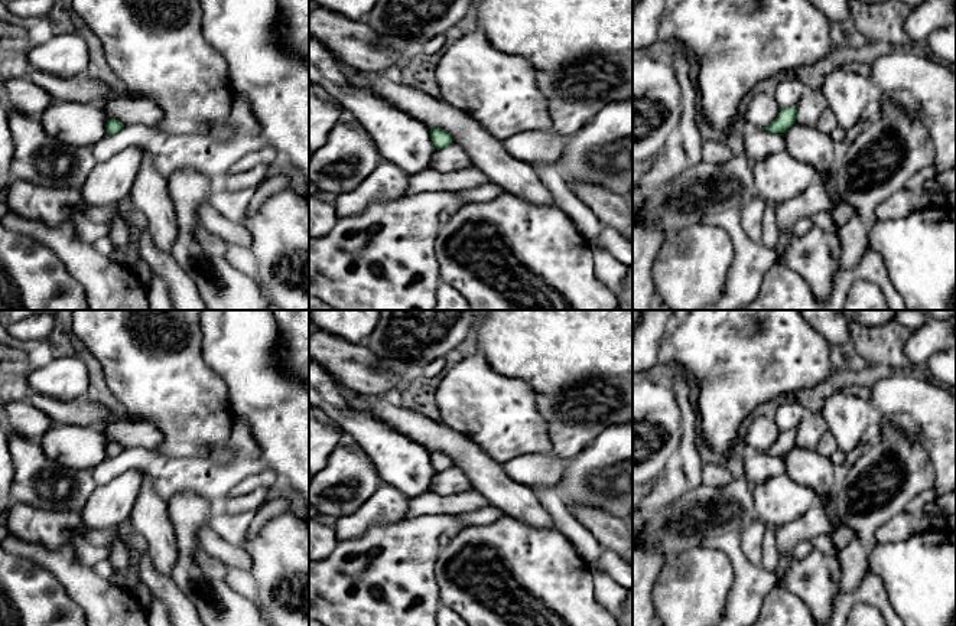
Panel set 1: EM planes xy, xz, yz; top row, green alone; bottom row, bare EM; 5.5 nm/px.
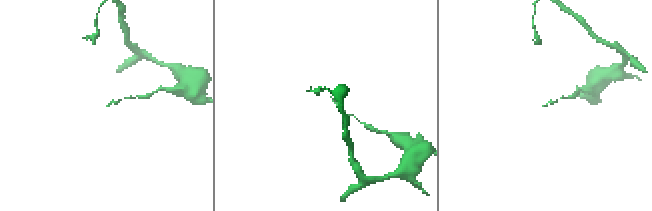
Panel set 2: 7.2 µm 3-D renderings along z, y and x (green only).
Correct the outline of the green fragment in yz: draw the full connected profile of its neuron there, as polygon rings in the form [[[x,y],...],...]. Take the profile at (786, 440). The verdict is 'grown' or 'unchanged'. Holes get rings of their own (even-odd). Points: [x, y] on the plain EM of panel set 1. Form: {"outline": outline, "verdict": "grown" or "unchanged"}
{"outline": [[[796,430],[781,431],[775,443],[765,451],[771,456],[784,456],[796,446]]], "verdict": "unchanged"}

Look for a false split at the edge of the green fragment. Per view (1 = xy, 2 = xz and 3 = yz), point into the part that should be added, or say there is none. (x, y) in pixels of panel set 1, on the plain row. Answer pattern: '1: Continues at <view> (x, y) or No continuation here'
1: No continuation here
2: No continuation here
3: No continuation here

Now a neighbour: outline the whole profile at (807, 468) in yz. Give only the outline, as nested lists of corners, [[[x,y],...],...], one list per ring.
[[[793,447],[784,456],[784,469],[796,483],[814,490],[819,501],[829,496],[836,486],[836,473],[829,457],[817,450]]]

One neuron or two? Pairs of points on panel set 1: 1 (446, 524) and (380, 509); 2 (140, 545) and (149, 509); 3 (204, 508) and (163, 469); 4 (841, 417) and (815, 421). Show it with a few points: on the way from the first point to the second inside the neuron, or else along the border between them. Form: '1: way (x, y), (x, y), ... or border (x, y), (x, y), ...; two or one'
1: border (403, 517), (396, 521), (373, 522), (370, 525); two
2: border (139, 534), (146, 543), (148, 550); two
3: border (166, 501), (176, 494), (192, 491), (214, 505); two
4: border (820, 410), (828, 429); two

